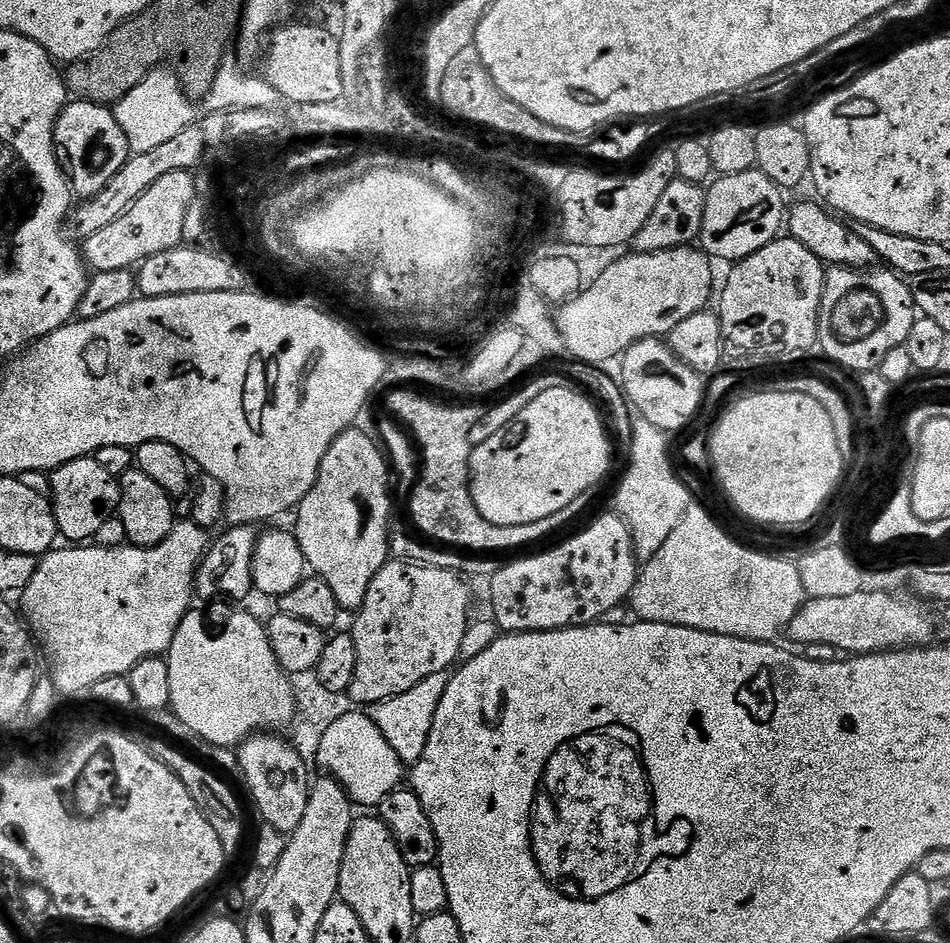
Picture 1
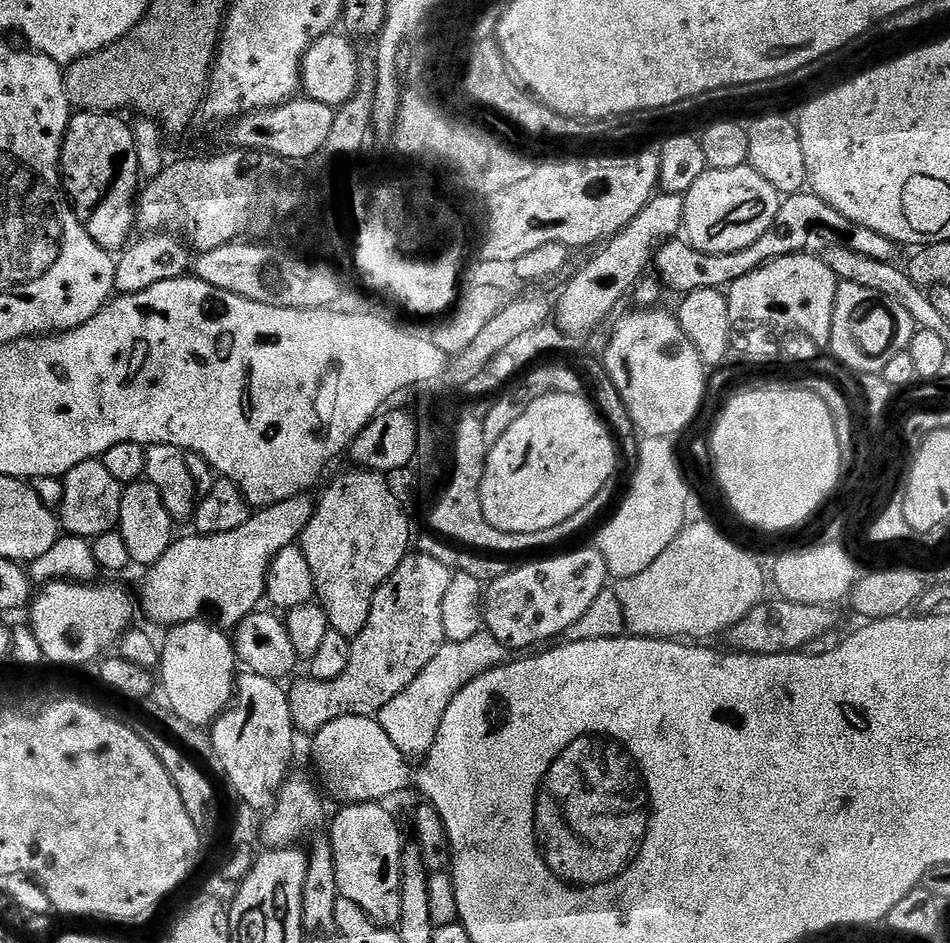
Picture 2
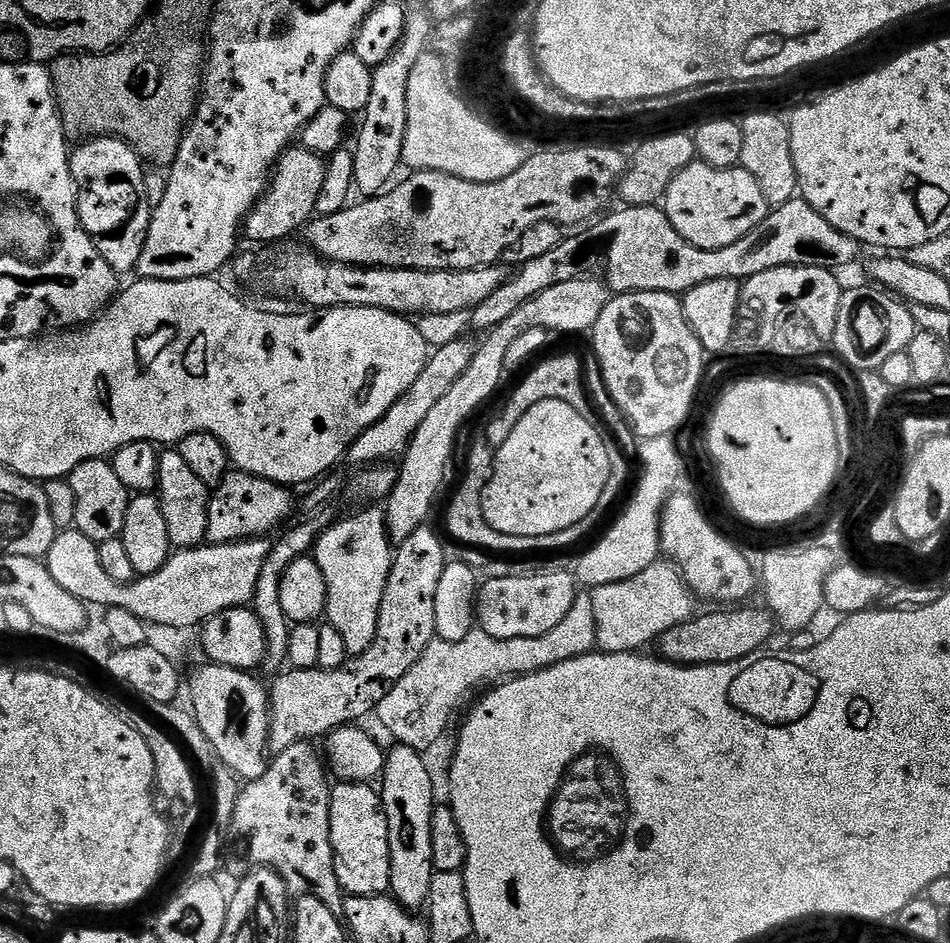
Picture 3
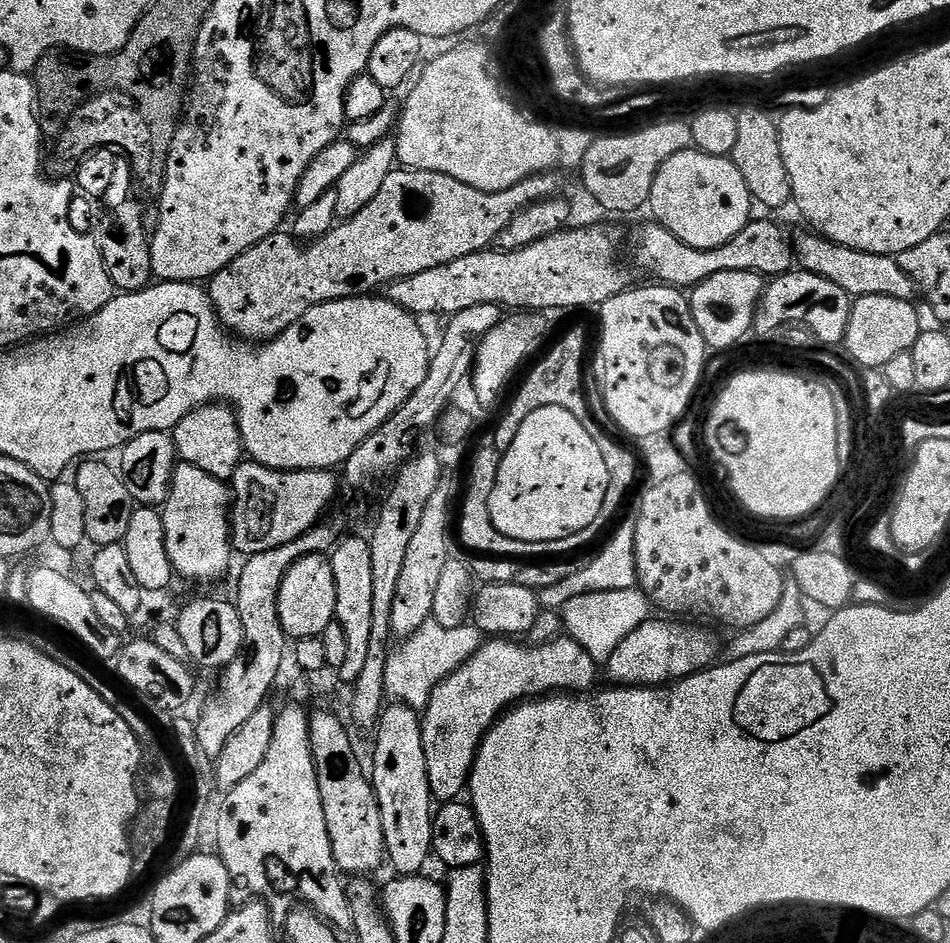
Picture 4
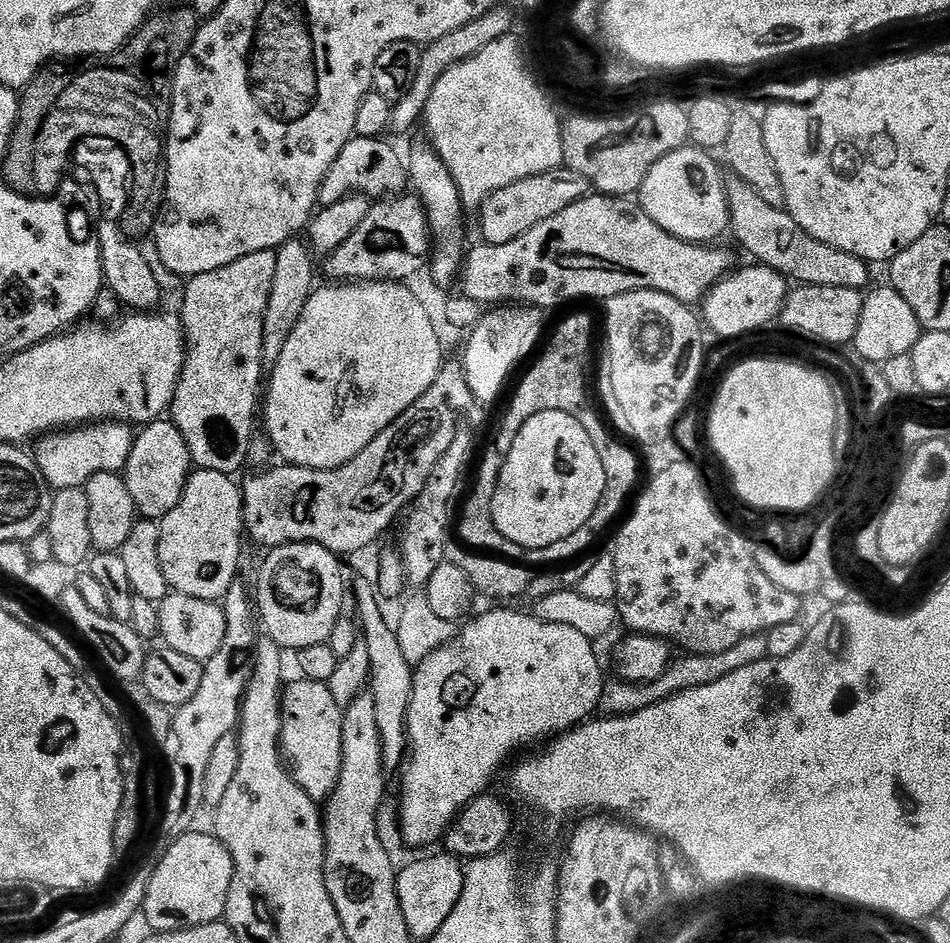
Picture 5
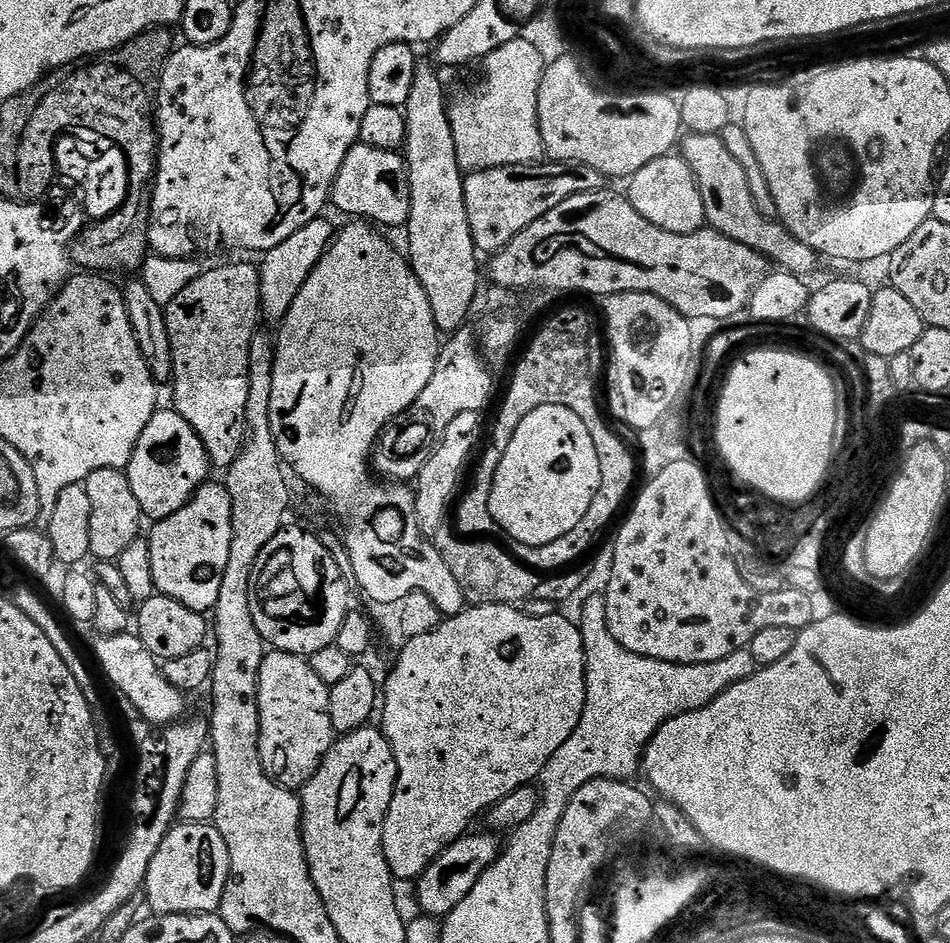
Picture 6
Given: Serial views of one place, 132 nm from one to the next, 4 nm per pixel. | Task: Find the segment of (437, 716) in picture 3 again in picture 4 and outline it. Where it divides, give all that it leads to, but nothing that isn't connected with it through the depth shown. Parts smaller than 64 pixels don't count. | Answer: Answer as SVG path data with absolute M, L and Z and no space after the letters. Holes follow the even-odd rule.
M437 620L426 621L401 643L404 645L400 652L393 651L389 655L384 679L385 693L393 701L412 709L426 708L434 689L463 666L479 650L481 643L482 633L471 622L465 622L460 628L443 628Z

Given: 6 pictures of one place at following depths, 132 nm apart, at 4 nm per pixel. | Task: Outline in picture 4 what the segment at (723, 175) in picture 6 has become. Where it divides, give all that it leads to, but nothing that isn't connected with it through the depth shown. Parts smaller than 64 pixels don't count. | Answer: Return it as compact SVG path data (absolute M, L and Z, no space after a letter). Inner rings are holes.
M816 234L808 235L812 236L800 236L794 240L794 256L803 271L818 274L826 278L826 282L834 282L834 286L842 286L842 290L846 290L853 298L886 296L911 301L915 297L915 284L901 269L895 257L850 250L846 246L835 244L833 240L823 239Z

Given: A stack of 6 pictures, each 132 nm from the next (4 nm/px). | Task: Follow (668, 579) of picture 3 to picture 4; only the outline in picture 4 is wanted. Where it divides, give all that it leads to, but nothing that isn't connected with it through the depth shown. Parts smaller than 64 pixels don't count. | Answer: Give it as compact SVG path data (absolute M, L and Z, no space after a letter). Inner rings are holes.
M639 587L627 588L621 592L599 592L598 594L582 595L571 599L564 604L562 617L564 616L564 628L567 635L590 658L597 662L607 662L611 656L615 656L619 646L628 636L634 634L649 619L650 601Z

